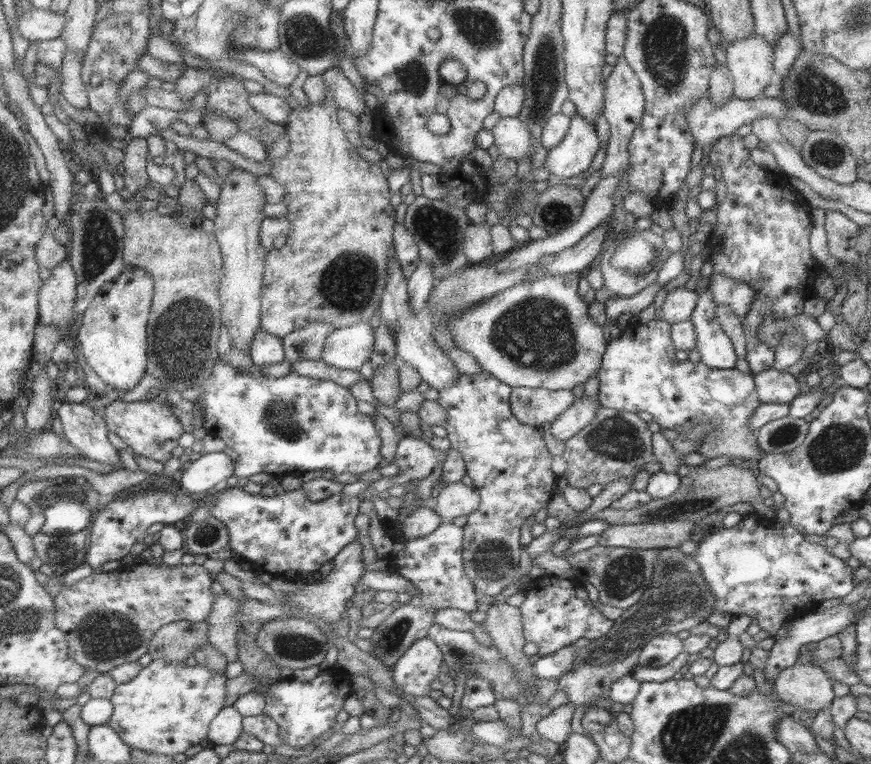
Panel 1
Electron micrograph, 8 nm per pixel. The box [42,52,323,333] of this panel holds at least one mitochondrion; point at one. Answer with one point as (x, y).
(98, 242)

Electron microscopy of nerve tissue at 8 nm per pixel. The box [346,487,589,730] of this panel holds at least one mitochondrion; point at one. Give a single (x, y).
(489, 563)

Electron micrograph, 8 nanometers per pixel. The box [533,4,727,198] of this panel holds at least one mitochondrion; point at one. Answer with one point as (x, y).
(664, 53)

